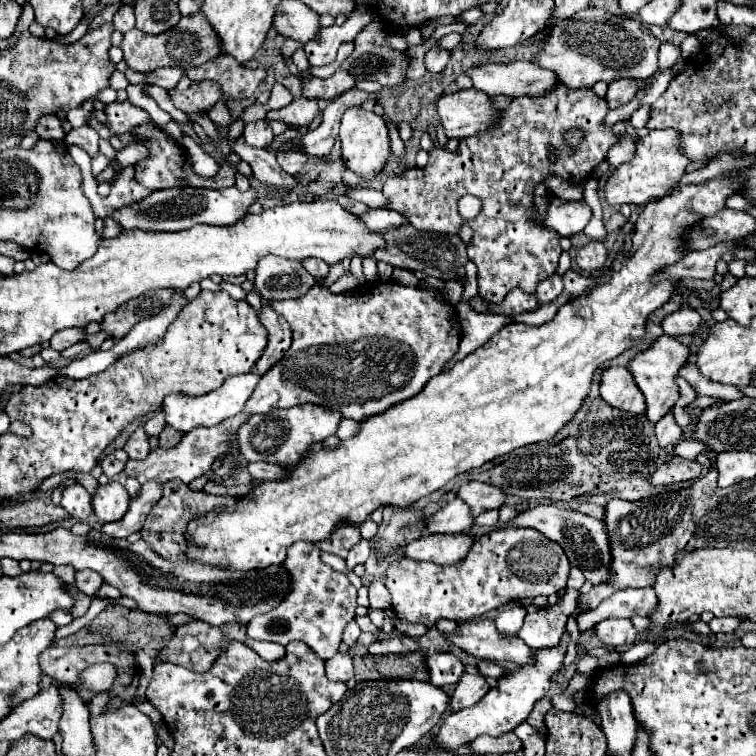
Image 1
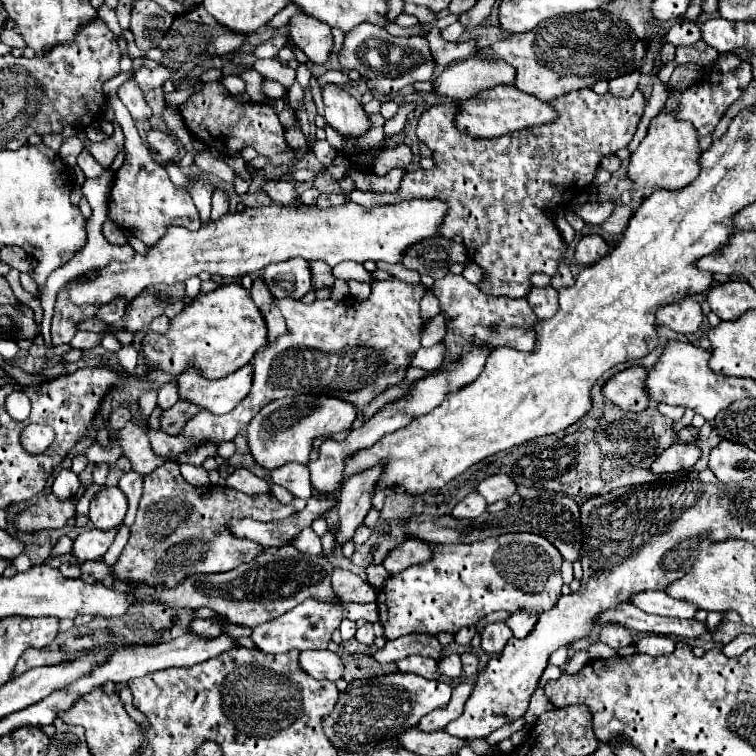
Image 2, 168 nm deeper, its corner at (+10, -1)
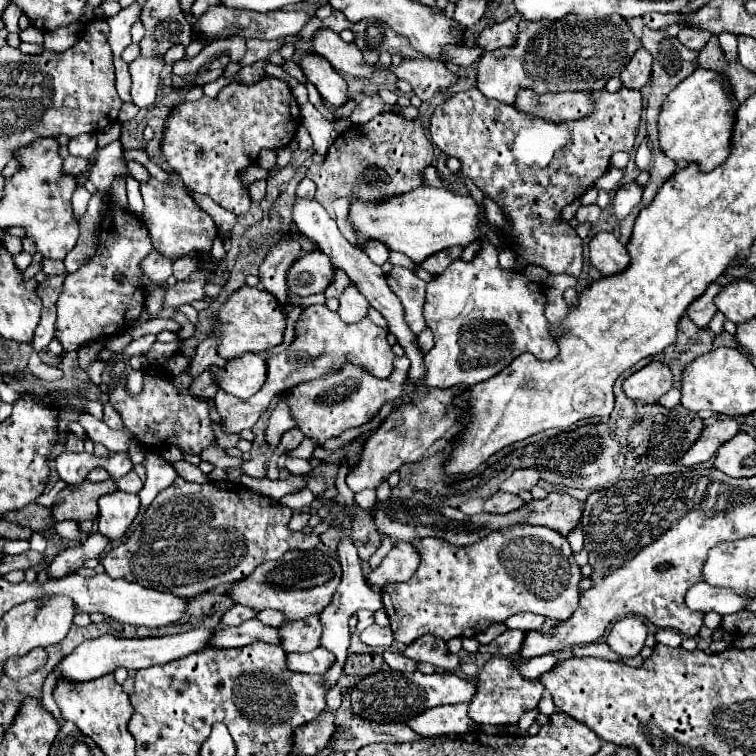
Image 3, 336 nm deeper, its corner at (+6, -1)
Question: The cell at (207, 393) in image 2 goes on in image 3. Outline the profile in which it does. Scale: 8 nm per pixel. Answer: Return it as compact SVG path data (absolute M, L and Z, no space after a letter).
M245 355L245 359L233 359L227 367L213 373L217 387L237 399L249 399L265 383L265 359L261 355Z

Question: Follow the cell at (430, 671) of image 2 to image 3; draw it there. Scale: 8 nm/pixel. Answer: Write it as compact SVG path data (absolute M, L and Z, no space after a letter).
M385 651L385 653L383 653L383 659L389 663L389 667L391 667L393 671L417 671L417 663L415 663L413 659L403 657L401 653Z

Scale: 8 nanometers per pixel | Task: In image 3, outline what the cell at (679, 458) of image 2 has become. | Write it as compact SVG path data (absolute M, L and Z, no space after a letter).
M725 419L721 423L715 423L711 427L705 427L699 435L699 439L693 443L693 447L681 457L677 459L677 465L697 465L703 463L707 459L711 459L715 455L715 451L729 441L731 437L735 437L739 433L739 423L735 419Z

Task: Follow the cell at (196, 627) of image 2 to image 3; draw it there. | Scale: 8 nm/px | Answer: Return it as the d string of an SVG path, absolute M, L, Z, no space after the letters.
M233 605L227 613L223 613L221 617L221 625L241 625L247 619L253 619L257 613L253 613L253 609L245 607L245 605Z

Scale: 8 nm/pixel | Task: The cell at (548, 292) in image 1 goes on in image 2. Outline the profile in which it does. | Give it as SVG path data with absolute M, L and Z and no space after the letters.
M549 285L543 289L533 287L527 295L527 301L539 319L549 319L557 311L557 291Z

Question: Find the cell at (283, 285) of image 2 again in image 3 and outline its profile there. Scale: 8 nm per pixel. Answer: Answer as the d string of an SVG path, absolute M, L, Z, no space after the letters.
M319 251L307 253L297 259L287 271L287 289L299 297L309 297L315 293L323 293L325 287L333 279L333 265L327 255Z

